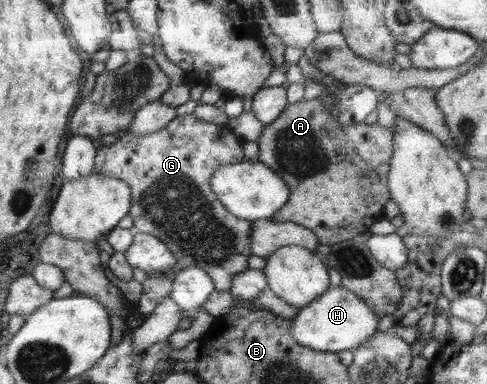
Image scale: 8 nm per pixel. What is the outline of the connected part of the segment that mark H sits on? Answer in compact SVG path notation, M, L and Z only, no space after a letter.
M330 286L320 298L299 308L298 314L292 320L292 336L300 346L316 351L354 351L364 341L374 337L374 333L378 333L379 322L374 310L352 291L341 286Z

